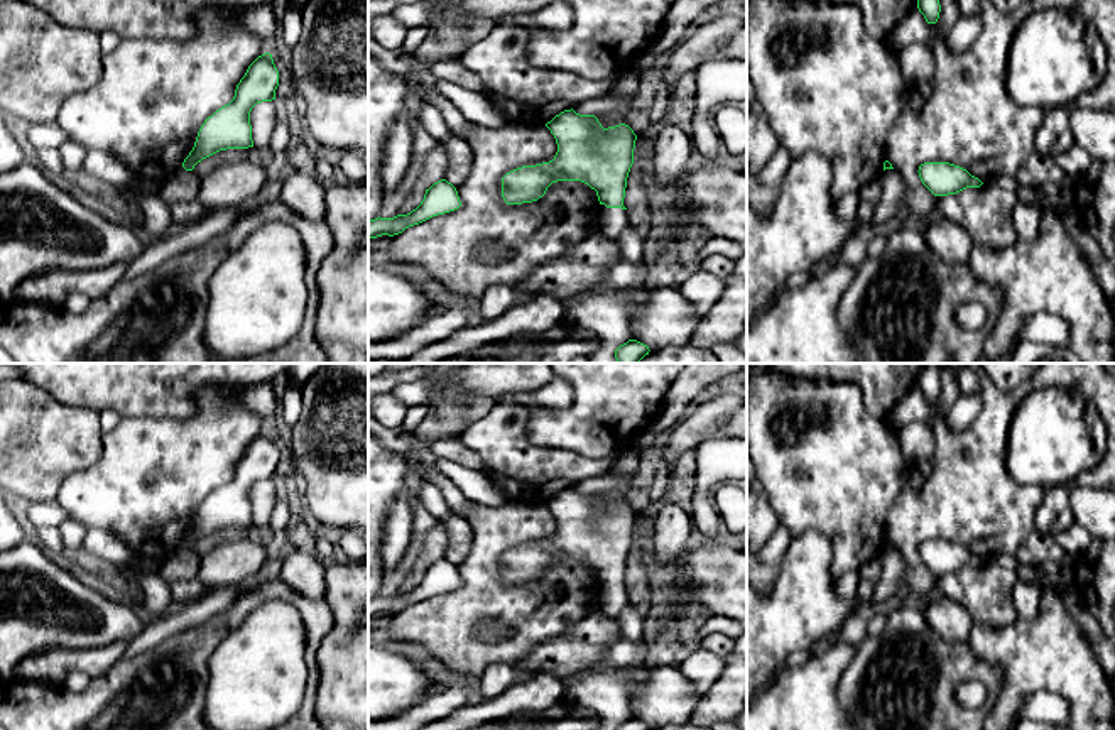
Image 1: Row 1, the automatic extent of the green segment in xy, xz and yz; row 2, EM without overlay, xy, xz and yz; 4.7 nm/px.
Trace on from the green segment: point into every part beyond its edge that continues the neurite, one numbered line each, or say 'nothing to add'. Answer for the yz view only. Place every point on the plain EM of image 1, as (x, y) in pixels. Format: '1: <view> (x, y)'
nothing to add

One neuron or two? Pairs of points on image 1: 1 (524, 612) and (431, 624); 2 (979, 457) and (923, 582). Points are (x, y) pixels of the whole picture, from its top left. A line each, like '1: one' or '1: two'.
1: one
2: one

